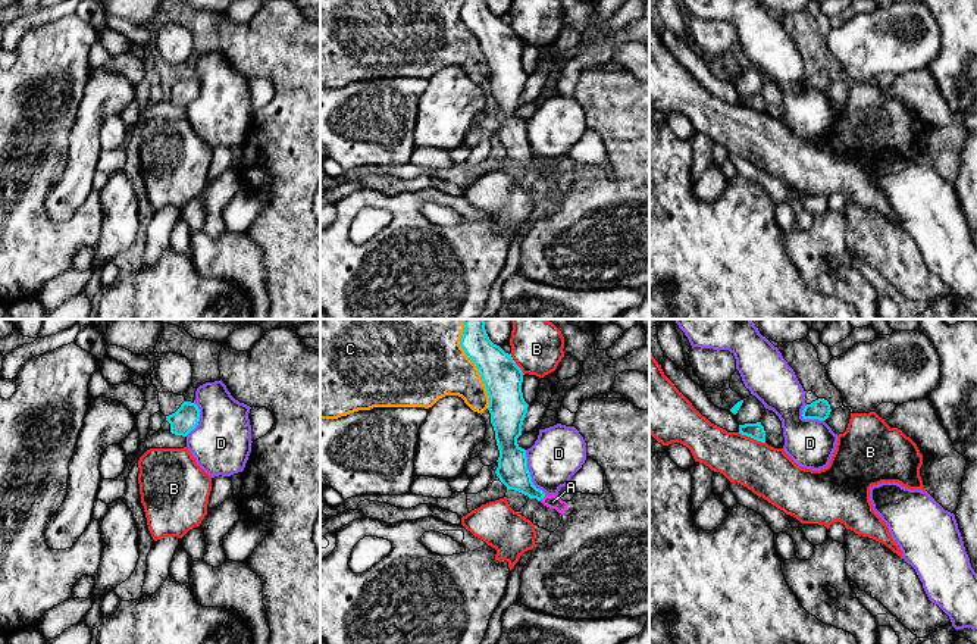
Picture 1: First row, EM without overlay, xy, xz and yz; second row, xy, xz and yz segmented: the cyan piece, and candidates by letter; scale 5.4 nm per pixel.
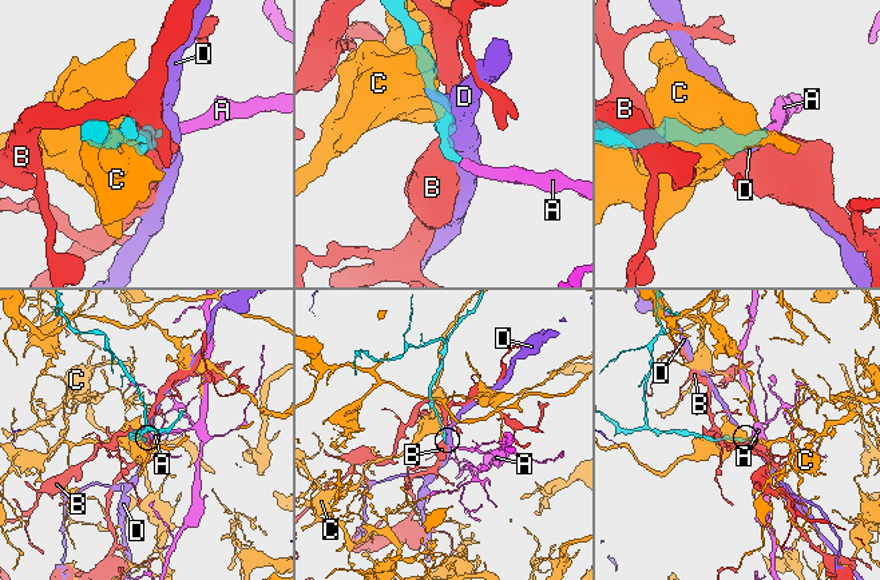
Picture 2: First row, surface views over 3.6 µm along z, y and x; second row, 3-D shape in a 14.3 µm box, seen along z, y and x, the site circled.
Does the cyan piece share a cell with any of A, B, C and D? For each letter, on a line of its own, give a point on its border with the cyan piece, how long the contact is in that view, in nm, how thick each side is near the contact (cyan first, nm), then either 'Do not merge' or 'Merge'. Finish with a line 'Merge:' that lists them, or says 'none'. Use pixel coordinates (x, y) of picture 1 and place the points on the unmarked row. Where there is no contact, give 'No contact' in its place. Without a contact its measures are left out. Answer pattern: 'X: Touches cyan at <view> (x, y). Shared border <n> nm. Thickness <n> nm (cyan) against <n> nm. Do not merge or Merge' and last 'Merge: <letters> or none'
A: Touches cyan at xz (542, 168). Shared border 50 nm. Thickness 170 nm (cyan) against 80 nm. Merge
B: Touches cyan at yz (751, 108). Shared border 160 nm. Thickness 90 nm (cyan) against 280 nm. Do not merge
C: Touches cyan at xz (478, 38). Shared border 460 nm. Thickness 220 nm (cyan) against 360 nm. Do not merge
D: Touches cyan at xz (529, 144). Shared border 280 nm. Thickness 170 nm (cyan) against 280 nm. Do not merge
Merge: A

